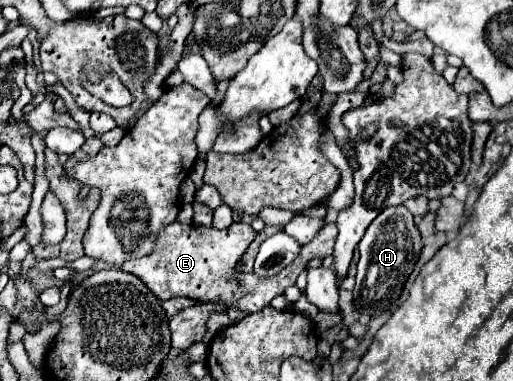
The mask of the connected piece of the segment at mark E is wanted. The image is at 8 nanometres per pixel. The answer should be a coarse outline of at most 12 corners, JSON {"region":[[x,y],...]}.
{"region":[[172,222],[120,270],[160,300],[186,296],[252,314],[332,254],[326,224],[278,276],[236,276],[256,234]]}

